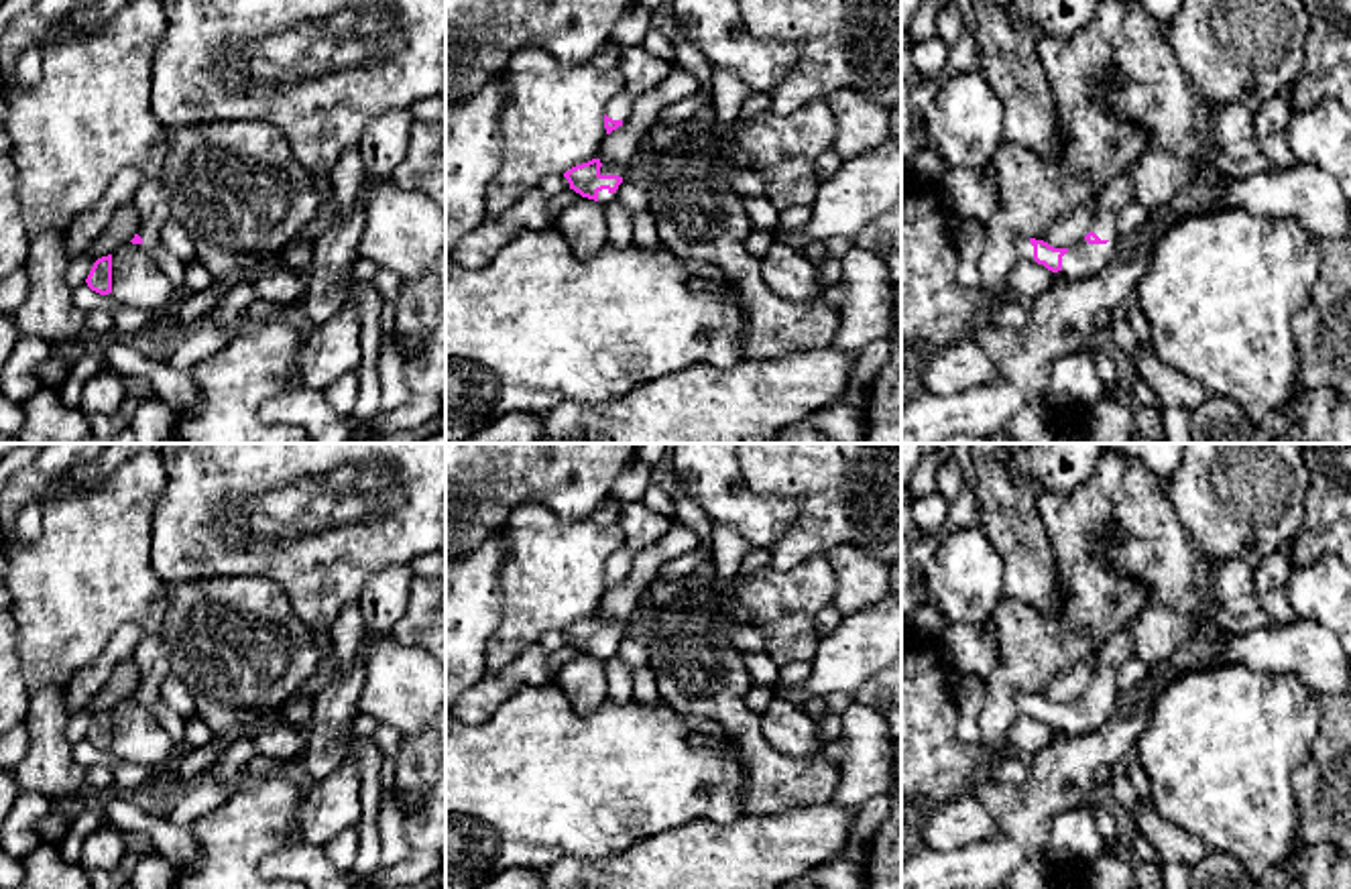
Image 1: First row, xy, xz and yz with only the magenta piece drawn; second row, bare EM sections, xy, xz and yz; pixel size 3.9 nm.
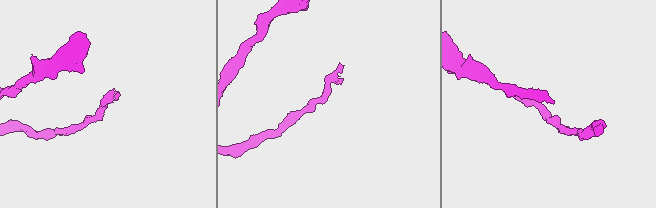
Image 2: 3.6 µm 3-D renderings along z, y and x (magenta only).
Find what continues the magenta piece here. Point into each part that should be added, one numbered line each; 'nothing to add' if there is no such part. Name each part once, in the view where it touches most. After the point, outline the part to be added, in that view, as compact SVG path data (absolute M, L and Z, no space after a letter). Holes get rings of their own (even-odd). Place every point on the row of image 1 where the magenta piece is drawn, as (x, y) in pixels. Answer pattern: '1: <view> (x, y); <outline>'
1: yz (1083, 259); M1123 173L1105 183L1093 203L1095 222L1091 226L1091 232L1095 232L1103 242L1089 244L1082 238L1078 244L1070 246L1062 256L1062 269L1058 275L1066 279L1084 279L1099 273L1111 260L1119 238L1119 214L1131 199L1131 183Z

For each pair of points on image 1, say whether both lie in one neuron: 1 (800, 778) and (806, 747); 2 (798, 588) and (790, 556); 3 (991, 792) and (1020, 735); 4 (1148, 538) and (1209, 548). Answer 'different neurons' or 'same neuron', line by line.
1: different neurons
2: different neurons
3: different neurons
4: different neurons

